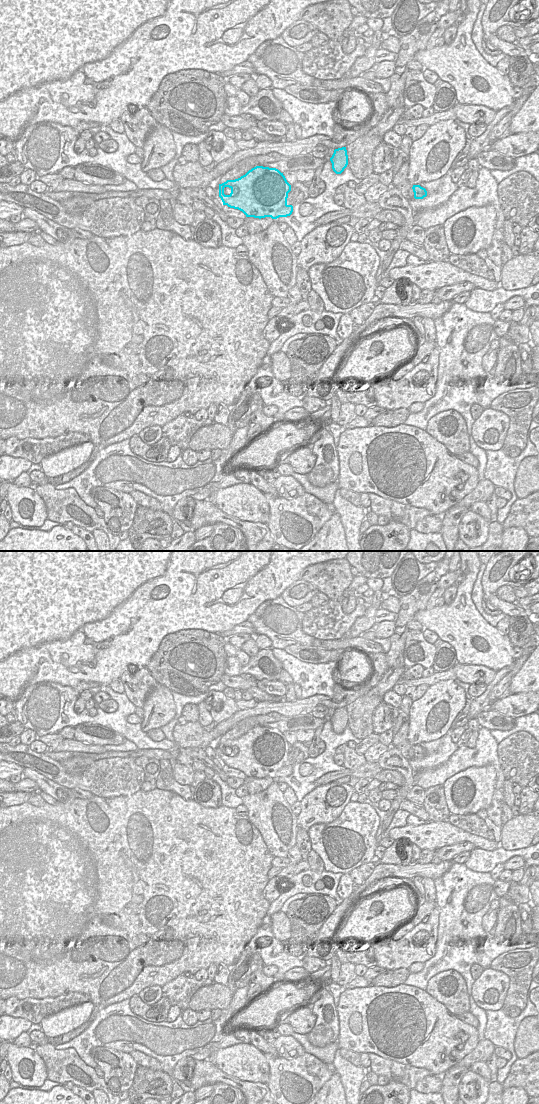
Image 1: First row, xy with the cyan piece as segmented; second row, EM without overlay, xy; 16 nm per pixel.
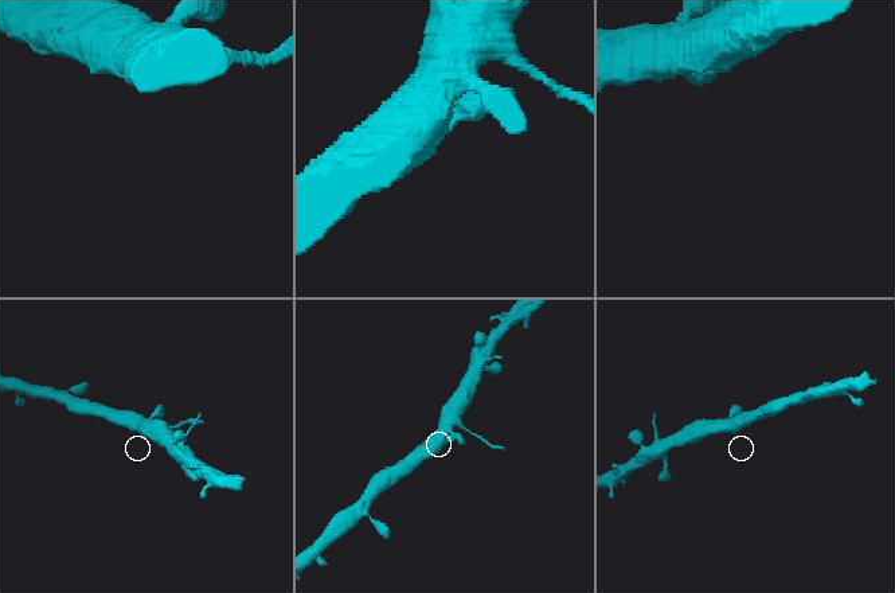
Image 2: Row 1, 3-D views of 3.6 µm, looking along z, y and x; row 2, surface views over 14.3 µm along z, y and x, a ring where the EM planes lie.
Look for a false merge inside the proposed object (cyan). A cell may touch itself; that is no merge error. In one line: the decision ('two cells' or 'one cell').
two cells

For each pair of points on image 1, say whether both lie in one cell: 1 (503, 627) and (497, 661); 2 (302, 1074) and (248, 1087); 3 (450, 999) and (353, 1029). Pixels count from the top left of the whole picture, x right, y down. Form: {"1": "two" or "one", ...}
{"1": "two", "2": "two", "3": "two"}

